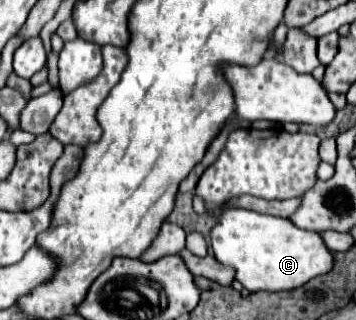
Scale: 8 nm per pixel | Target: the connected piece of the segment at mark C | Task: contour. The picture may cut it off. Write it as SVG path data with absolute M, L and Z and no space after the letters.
M237 207L221 211L211 231L211 247L219 263L237 269L235 279L243 283L249 293L291 291L333 269L333 255L319 233L299 229L289 219Z

